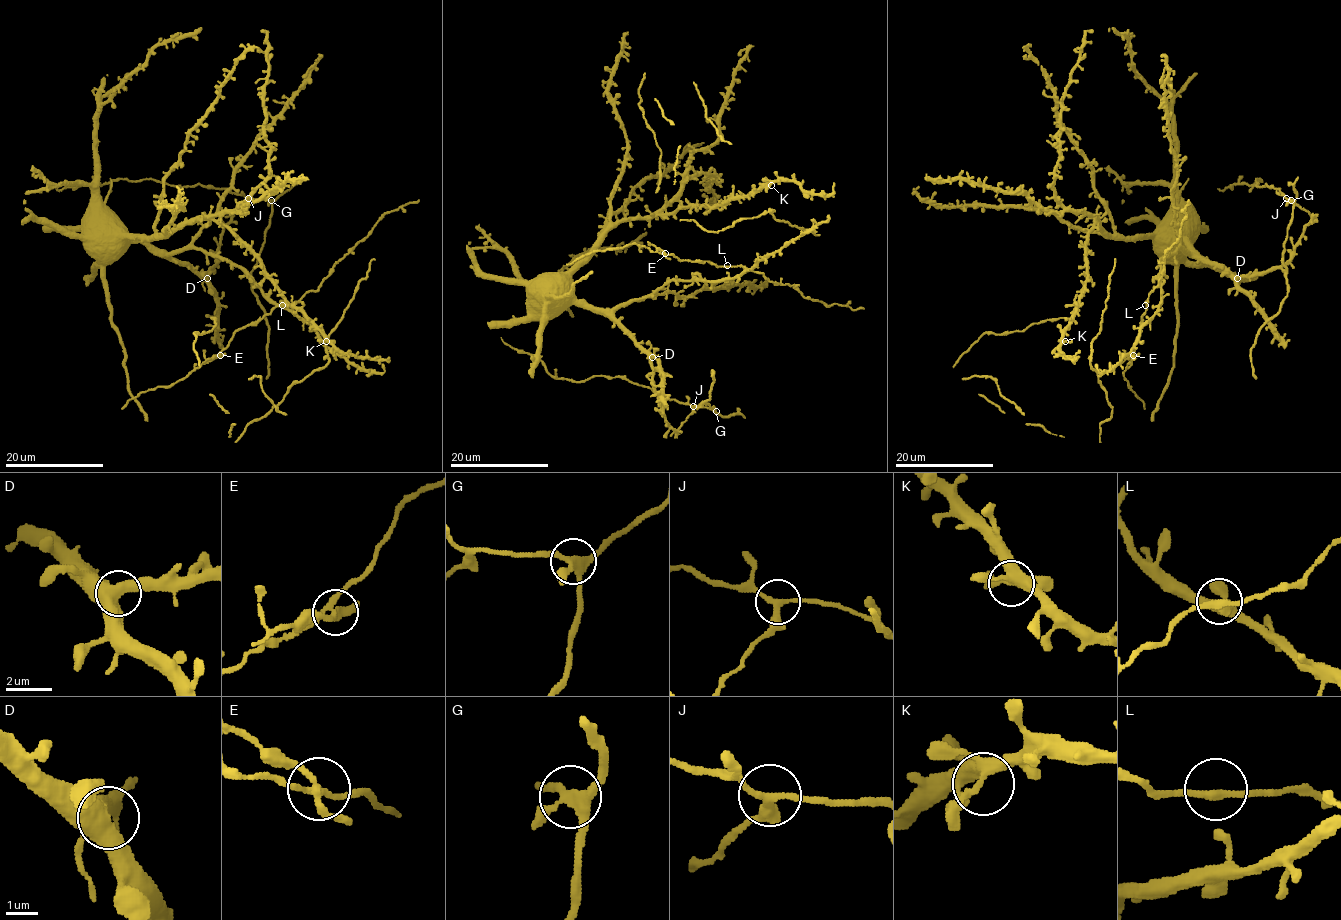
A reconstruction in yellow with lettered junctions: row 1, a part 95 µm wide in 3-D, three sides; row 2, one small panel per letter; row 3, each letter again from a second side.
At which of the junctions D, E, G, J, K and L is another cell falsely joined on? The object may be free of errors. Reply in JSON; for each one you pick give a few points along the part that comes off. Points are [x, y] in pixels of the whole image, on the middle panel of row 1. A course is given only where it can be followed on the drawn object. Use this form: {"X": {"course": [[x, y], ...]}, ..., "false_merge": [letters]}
{"E": {"course": [[665, 253], [648, 242]]}, "false_merge": ["E"]}

